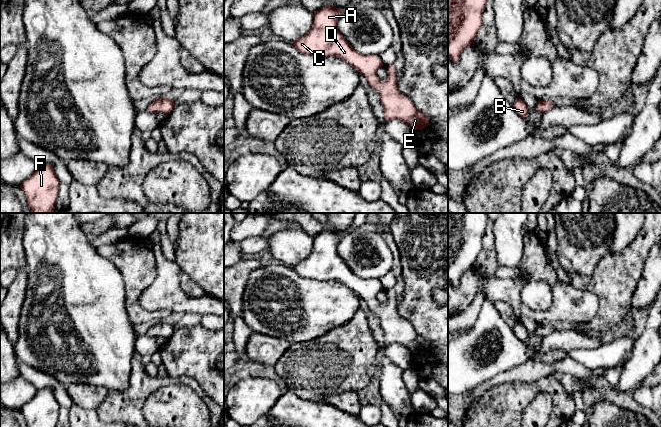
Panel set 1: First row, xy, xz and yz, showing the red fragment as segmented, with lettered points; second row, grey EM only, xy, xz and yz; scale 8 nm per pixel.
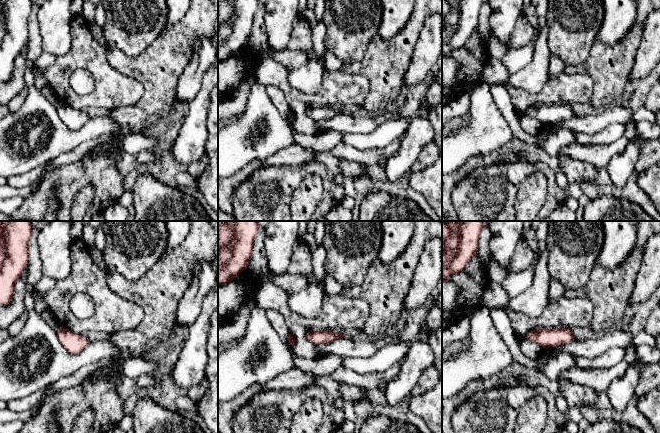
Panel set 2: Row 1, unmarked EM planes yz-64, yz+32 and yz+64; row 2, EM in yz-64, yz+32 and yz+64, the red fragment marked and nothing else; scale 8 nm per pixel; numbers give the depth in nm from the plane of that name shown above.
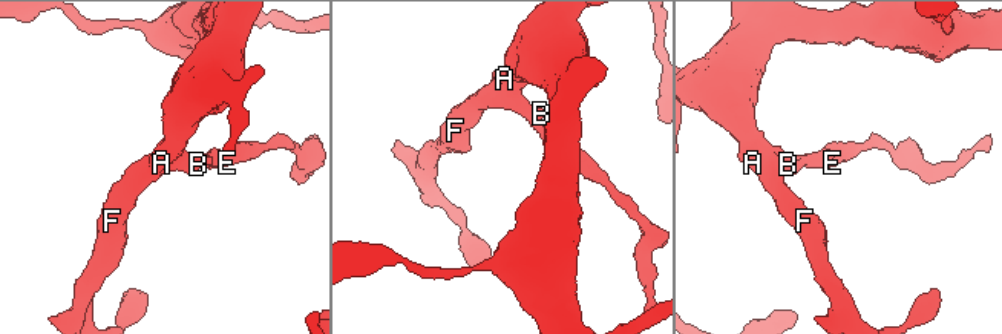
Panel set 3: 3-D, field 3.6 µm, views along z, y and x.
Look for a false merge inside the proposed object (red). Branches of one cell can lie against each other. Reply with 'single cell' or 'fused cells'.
single cell

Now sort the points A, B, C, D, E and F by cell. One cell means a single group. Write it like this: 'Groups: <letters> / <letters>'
Groups: A B C D E F

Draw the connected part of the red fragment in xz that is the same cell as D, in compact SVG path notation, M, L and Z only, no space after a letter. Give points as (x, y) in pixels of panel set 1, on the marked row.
M325 5L317 10L314 13L311 30L294 40L292 44L303 54L339 57L363 74L371 87L380 95L386 121L398 119L413 130L428 126L429 117L399 92L394 65L388 67L386 80L380 82L376 75L377 69L383 66L380 56L358 53L338 31L337 23L342 11L343 9L331 5Z

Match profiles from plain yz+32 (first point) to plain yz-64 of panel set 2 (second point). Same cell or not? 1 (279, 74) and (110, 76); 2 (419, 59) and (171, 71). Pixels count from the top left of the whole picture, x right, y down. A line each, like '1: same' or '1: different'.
1: same
2: different

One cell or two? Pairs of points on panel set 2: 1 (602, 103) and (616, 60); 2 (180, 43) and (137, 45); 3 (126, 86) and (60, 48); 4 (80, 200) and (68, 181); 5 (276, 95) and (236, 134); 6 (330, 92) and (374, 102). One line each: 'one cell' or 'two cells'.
1: one cell
2: two cells
3: two cells
4: two cells
5: two cells
6: two cells

